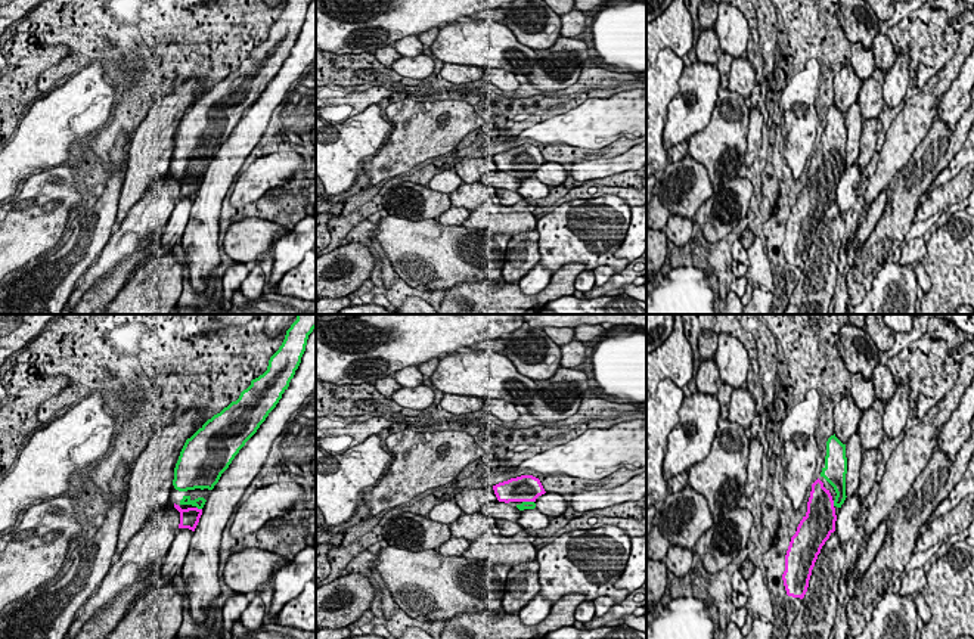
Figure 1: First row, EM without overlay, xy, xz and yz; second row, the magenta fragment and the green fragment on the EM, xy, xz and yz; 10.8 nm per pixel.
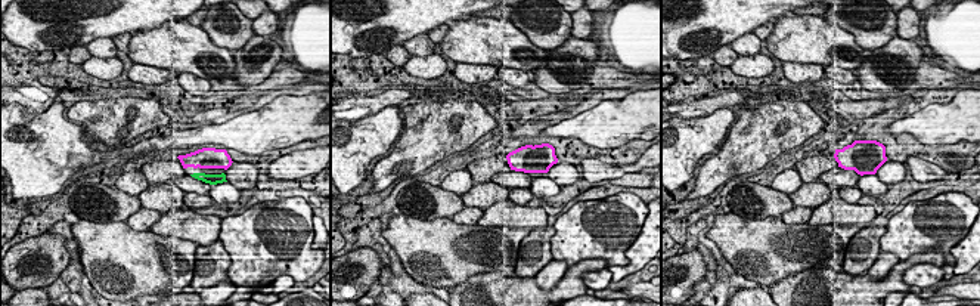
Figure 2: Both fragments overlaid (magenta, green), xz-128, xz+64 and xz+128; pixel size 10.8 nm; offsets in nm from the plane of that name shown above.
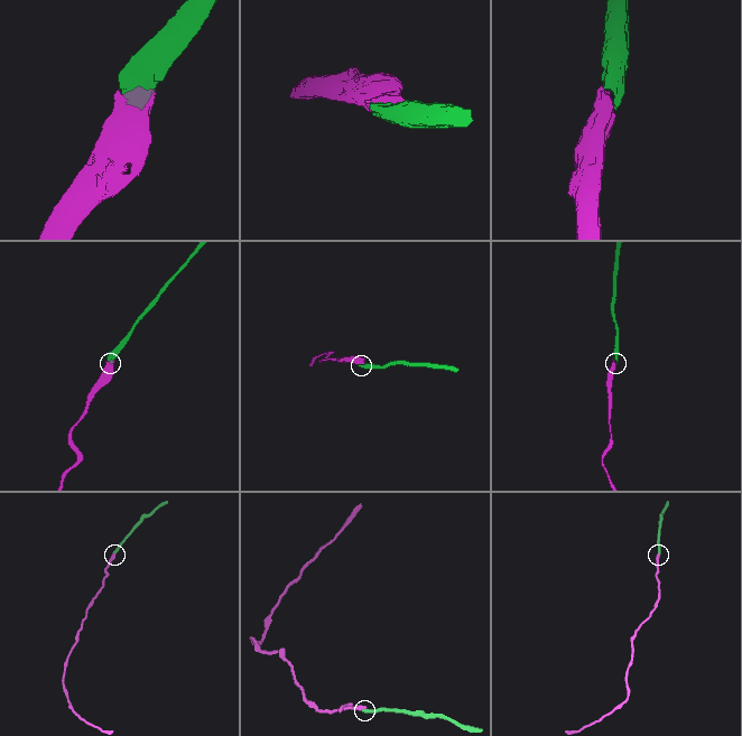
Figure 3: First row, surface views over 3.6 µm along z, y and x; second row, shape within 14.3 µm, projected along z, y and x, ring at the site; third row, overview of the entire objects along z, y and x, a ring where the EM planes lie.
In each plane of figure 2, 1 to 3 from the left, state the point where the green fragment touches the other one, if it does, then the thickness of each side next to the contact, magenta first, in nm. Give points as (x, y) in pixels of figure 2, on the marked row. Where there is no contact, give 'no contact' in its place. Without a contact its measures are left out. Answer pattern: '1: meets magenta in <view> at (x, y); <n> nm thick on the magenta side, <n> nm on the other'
1: no contact
2: no contact
3: no contact

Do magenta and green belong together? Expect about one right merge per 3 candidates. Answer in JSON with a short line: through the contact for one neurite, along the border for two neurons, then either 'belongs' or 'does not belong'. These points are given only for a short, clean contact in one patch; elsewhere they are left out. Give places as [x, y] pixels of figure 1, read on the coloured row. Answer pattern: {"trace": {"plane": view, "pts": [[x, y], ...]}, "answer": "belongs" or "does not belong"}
{"trace": {"plane": "xy", "pts": [[189, 518], [199, 509], [199, 502]]}, "answer": "belongs"}

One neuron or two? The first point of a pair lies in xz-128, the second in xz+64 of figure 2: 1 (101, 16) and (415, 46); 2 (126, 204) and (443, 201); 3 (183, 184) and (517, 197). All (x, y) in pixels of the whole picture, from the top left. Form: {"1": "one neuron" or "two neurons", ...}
{"1": "two neurons", "2": "one neuron", "3": "two neurons"}

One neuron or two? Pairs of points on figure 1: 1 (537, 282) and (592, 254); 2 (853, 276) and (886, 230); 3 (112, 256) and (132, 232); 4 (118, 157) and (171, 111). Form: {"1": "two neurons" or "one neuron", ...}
{"1": "one neuron", "2": "one neuron", "3": "one neuron", "4": "two neurons"}

